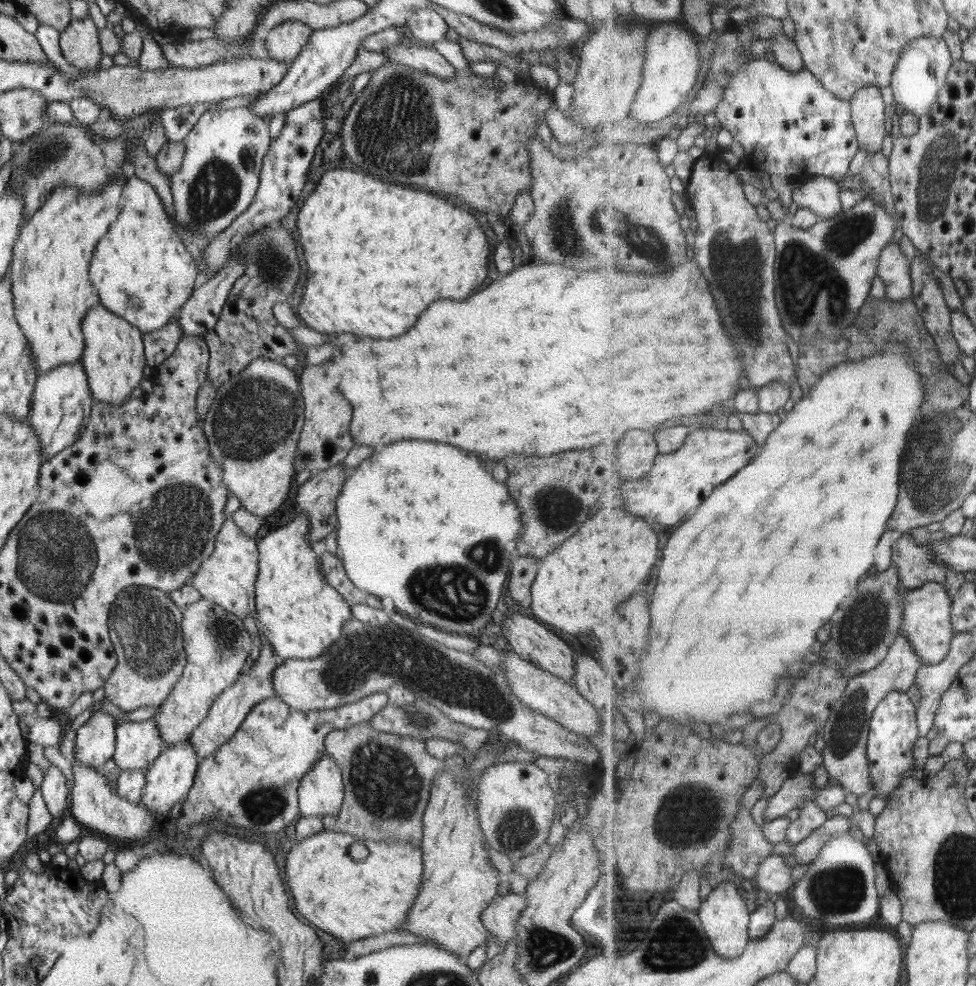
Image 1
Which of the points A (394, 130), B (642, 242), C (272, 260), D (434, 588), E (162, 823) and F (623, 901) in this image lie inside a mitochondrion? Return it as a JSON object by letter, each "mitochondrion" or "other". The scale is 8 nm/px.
{"A":"mitochondrion","B":"mitochondrion","C":"mitochondrion","D":"mitochondrion","E":"other","F":"other"}

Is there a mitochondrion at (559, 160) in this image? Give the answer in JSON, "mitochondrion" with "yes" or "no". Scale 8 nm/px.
{"mitochondrion":"no"}

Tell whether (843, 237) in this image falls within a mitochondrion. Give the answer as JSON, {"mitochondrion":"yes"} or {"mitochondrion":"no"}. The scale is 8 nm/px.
{"mitochondrion":"yes"}

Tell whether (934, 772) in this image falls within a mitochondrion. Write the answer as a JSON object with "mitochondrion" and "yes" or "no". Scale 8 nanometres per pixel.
{"mitochondrion":"no"}

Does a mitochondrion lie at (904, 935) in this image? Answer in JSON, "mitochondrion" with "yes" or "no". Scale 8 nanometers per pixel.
{"mitochondrion":"no"}

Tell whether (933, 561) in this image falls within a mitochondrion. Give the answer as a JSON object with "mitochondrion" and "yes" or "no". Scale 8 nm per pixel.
{"mitochondrion":"yes"}

